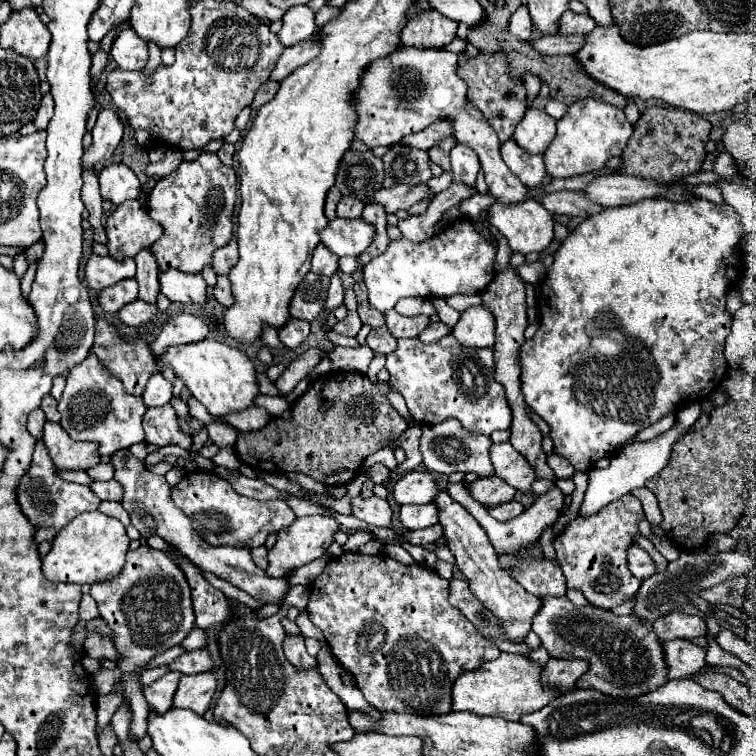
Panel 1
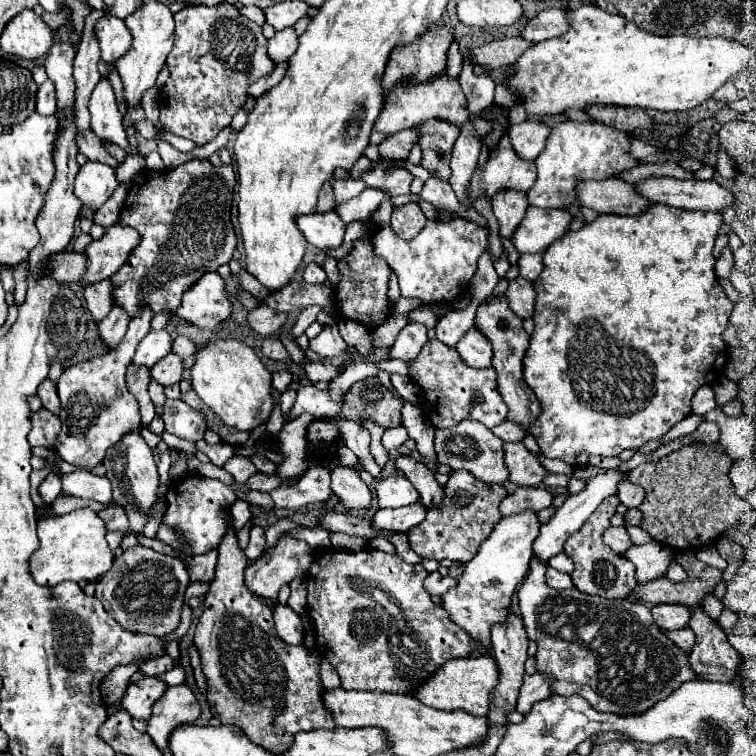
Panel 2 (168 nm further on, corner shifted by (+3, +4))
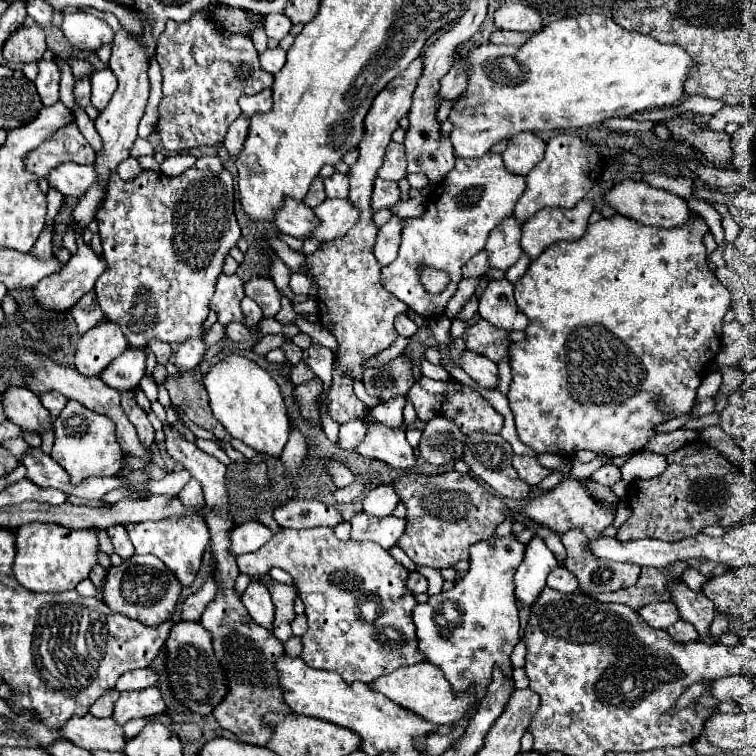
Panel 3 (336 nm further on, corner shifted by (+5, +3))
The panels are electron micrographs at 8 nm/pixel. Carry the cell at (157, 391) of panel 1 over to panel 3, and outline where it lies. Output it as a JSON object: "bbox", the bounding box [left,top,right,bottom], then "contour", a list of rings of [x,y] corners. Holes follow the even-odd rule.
{"bbox":[174,339,204,371],"contour":[[[188,339],[182,345],[178,345],[176,353],[174,353],[174,363],[180,371],[188,371],[200,365],[200,361],[204,359],[204,345],[200,339]]]}

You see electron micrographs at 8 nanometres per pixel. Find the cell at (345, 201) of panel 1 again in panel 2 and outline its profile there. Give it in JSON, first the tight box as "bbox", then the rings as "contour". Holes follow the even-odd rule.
{"bbox":[332,178,366,204],"contour":[[[342,178],[342,180],[334,180],[332,188],[334,188],[336,204],[340,204],[340,202],[346,202],[346,200],[358,196],[366,188],[366,184],[362,184],[360,178]]]}

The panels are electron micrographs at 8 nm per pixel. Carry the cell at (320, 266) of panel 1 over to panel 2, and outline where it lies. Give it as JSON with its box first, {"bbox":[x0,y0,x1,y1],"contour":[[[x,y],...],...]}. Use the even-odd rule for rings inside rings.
{"bbox":[302,264,326,284],"contour":[[[308,264],[302,274],[304,282],[308,284],[322,284],[326,280],[326,272],[320,268],[320,264]]]}

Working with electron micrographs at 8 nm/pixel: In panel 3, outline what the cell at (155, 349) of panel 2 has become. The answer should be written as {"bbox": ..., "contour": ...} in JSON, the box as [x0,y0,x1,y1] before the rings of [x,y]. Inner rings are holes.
{"bbox":[100,347,148,391],"contour":[[[140,347],[126,349],[120,357],[116,357],[116,361],[112,361],[112,365],[104,369],[104,373],[100,373],[100,379],[116,391],[136,389],[140,379],[144,377],[146,359],[148,359],[146,349]]]}

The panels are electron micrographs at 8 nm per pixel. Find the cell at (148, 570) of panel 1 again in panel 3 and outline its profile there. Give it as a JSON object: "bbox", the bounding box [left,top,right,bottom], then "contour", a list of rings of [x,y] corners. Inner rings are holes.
{"bbox":[102,555,182,627],"contour":[[[132,555],[130,559],[124,559],[120,567],[110,567],[102,591],[102,601],[120,615],[132,617],[142,625],[156,627],[174,615],[180,591],[182,585],[176,581],[176,575],[158,557]]]}

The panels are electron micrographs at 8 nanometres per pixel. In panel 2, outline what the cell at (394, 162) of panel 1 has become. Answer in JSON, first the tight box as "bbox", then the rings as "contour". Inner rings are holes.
{"bbox":[362,164,412,196],"contour":[[[376,164],[374,172],[366,172],[362,176],[362,180],[370,188],[382,188],[390,196],[400,196],[400,194],[408,194],[410,192],[412,174],[402,170],[402,168],[388,166],[388,164]]]}

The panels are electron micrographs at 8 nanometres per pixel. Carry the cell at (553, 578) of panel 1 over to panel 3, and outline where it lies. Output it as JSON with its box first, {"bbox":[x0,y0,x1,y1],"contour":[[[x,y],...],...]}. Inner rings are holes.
{"bbox":[548,565,578,593],"contour":[[[558,565],[548,575],[548,587],[556,589],[560,593],[574,593],[578,589],[578,581],[576,581],[576,577],[564,565]]]}

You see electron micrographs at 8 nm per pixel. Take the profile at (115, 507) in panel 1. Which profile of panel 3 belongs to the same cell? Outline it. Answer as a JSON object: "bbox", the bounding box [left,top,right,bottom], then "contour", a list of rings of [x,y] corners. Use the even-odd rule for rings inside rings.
{"bbox":[106,525,134,559],"contour":[[[112,525],[106,529],[108,537],[112,539],[112,545],[114,545],[114,551],[122,557],[122,559],[128,559],[134,555],[134,549],[132,549],[132,543],[128,539],[128,531],[124,525]]]}

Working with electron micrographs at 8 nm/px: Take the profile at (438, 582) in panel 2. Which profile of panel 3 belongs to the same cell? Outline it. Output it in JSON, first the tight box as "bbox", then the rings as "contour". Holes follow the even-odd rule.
{"bbox":[408,573,428,593],"contour":[[[410,573],[410,577],[408,577],[408,589],[412,591],[412,593],[426,593],[428,591],[428,579],[424,577],[424,575],[420,575],[420,573]]]}

